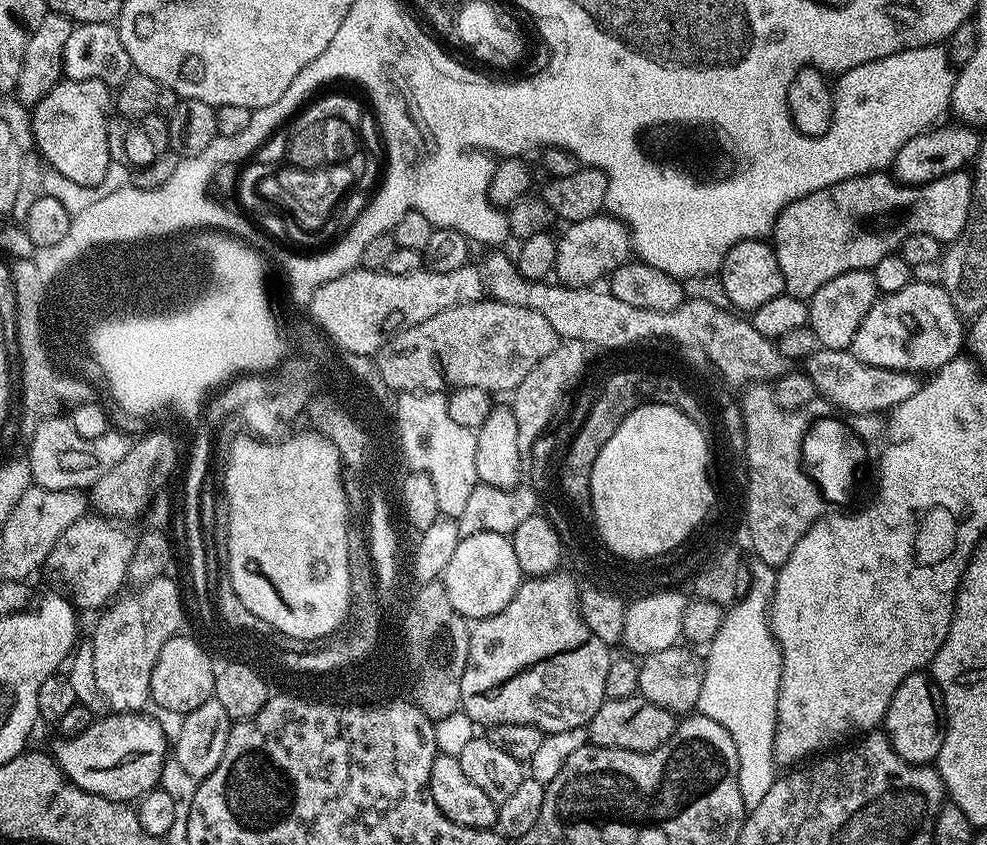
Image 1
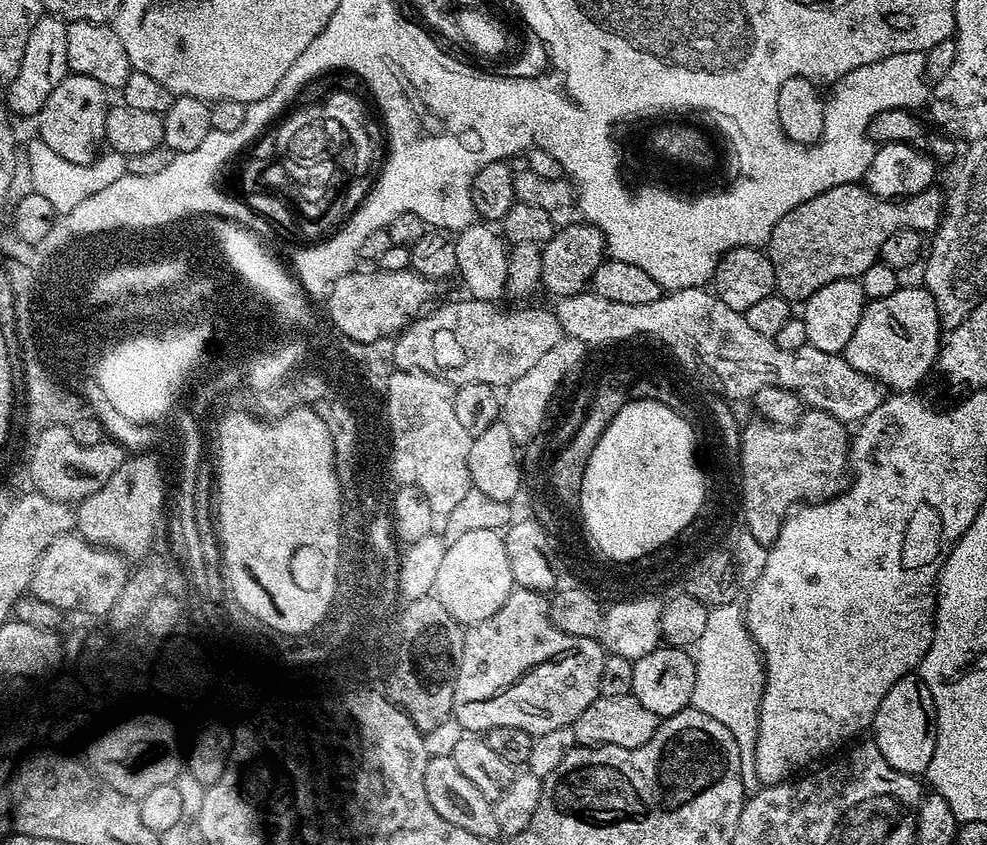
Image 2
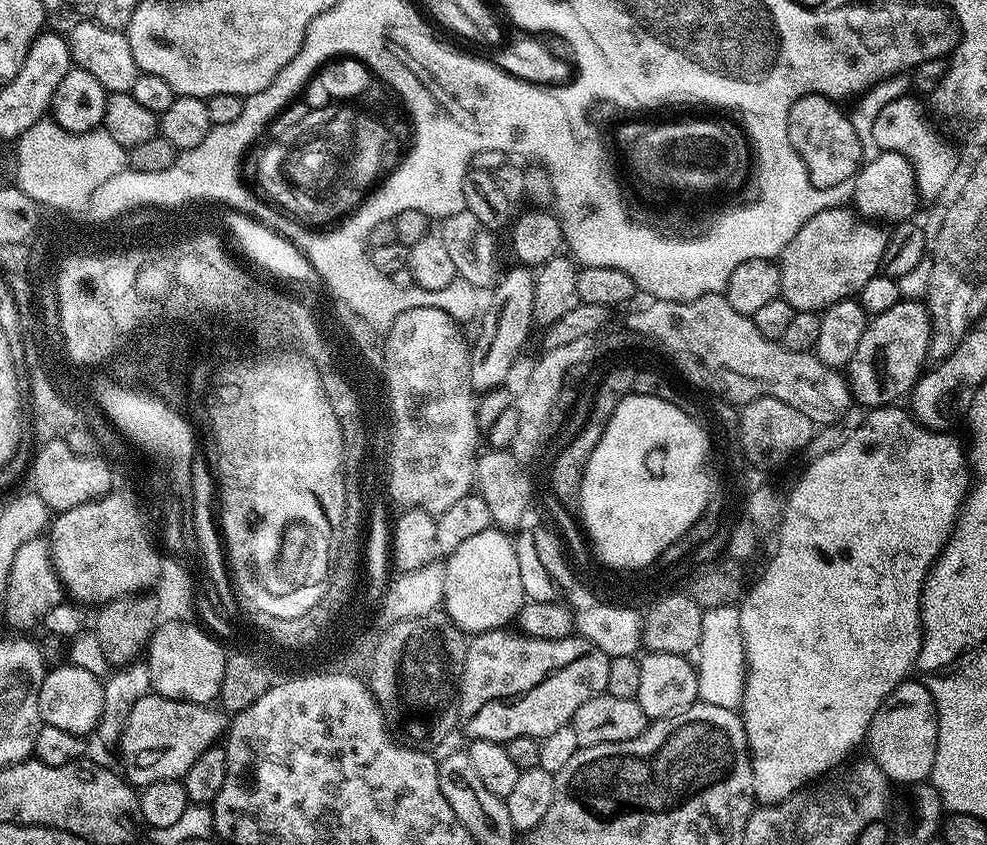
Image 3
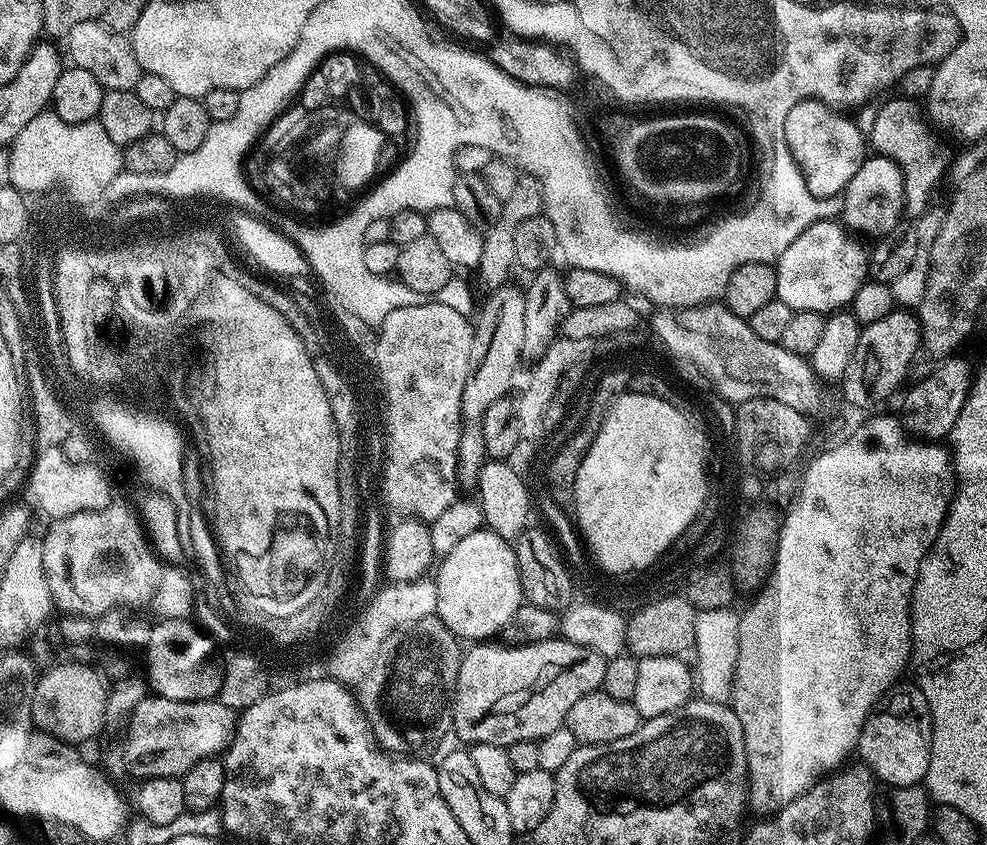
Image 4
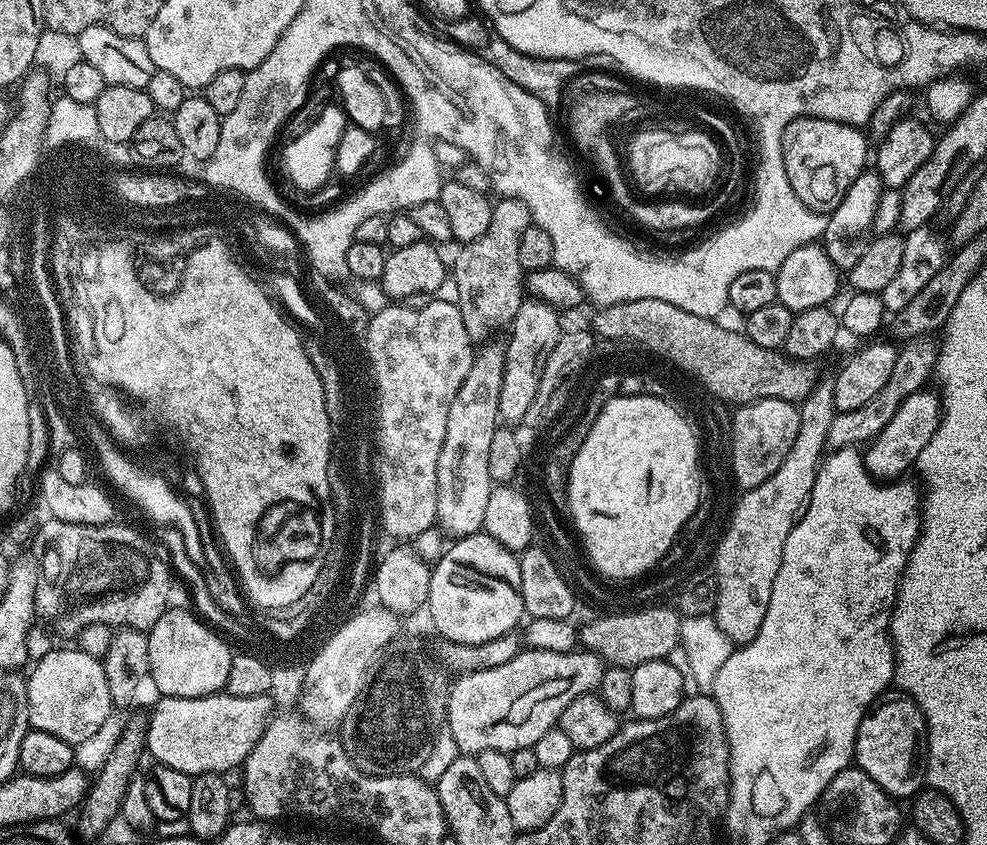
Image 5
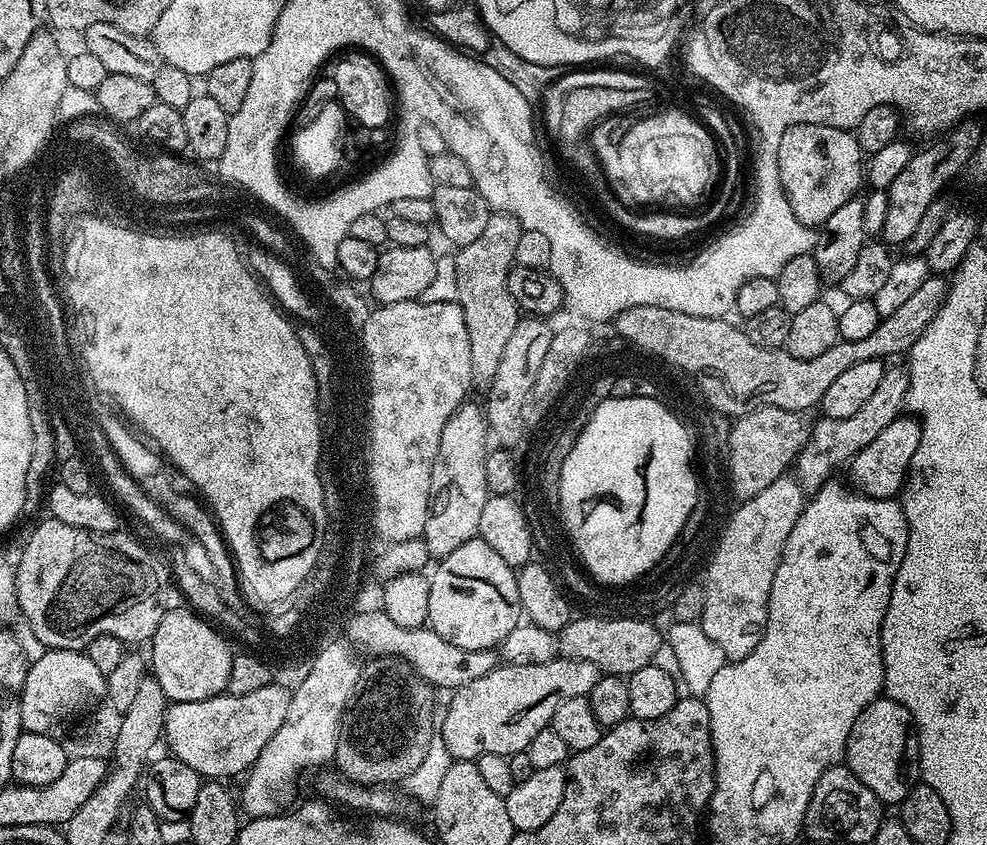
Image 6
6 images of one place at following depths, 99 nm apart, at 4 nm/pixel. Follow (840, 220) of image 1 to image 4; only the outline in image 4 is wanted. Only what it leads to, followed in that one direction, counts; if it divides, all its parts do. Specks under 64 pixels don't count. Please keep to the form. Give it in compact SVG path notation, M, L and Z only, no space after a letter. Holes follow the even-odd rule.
M823 220L812 224L775 261L776 294L793 312L831 314L849 307L858 290L869 279L868 252L850 235L843 223Z

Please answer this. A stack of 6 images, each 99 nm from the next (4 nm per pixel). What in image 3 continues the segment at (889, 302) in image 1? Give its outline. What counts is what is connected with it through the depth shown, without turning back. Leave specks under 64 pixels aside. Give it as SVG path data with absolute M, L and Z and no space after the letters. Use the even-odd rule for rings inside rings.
M901 298L890 310L869 319L858 350L846 366L846 379L852 390L853 401L864 410L895 405L907 397L925 371L932 341L932 318L919 299Z

